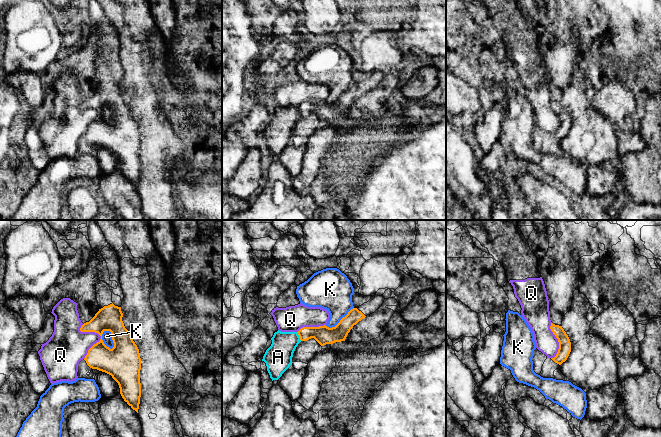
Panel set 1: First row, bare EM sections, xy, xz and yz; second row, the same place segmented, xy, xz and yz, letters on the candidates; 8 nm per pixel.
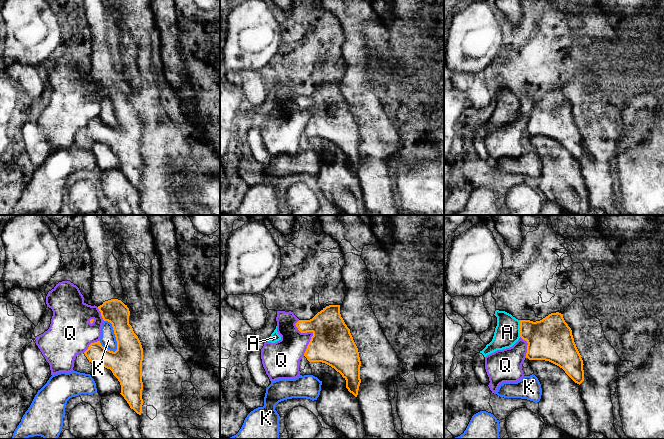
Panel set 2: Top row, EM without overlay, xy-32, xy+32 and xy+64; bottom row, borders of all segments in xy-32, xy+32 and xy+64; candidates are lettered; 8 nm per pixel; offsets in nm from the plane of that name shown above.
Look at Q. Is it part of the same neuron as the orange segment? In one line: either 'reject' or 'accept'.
reject

